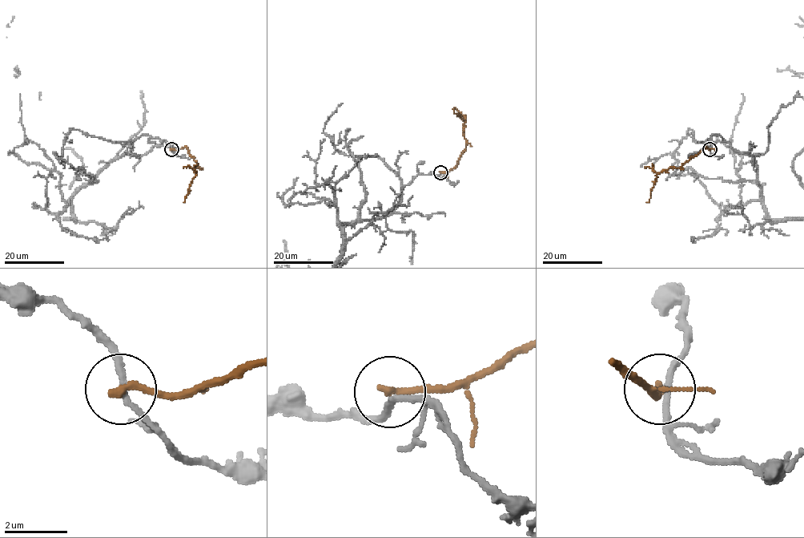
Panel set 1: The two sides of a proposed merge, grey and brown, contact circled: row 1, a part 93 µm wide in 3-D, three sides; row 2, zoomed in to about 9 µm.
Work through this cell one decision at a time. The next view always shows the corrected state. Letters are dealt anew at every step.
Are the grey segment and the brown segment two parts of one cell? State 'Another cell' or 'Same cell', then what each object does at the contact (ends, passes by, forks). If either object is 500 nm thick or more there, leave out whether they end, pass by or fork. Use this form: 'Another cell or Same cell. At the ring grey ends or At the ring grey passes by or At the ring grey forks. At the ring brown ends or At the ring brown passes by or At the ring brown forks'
Another cell. At the ring grey passes by. At the ring brown ends

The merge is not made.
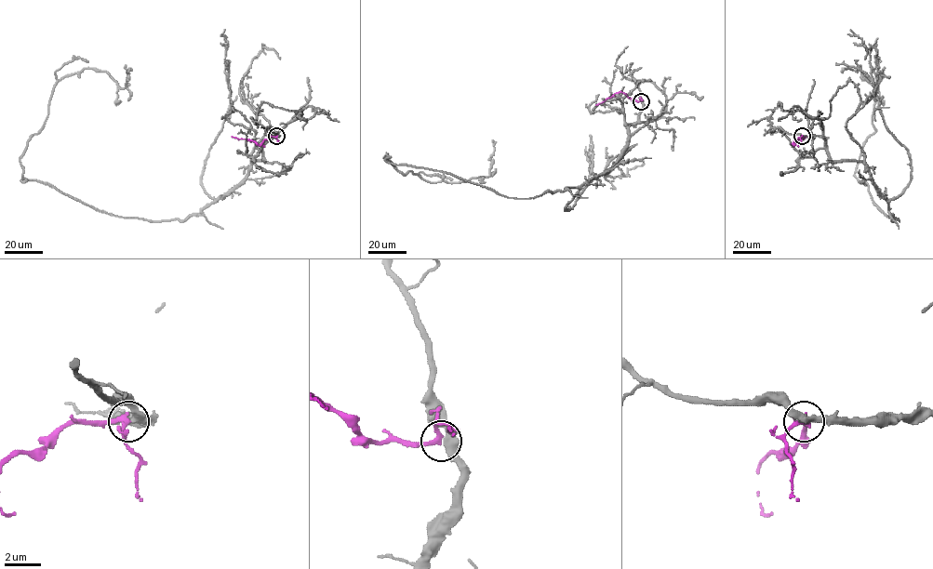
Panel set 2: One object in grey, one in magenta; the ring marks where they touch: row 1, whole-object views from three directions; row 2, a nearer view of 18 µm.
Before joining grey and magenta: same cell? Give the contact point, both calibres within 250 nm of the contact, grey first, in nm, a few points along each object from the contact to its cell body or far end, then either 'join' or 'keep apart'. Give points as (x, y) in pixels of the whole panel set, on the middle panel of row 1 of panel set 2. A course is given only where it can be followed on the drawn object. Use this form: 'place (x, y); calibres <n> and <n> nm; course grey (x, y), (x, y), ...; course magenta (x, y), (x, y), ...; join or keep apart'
place (641, 101); calibres 400 and 240 nm; course grey (641, 100), (611, 168), (533, 198), (383, 158), (404, 174), (456, 183), (489, 175), (491, 139); course magenta (641, 100), (633, 100), (620, 92), (595, 105); join

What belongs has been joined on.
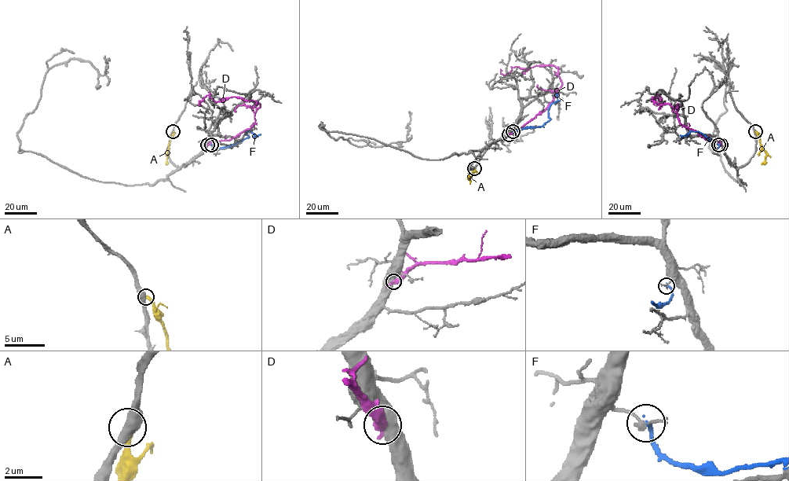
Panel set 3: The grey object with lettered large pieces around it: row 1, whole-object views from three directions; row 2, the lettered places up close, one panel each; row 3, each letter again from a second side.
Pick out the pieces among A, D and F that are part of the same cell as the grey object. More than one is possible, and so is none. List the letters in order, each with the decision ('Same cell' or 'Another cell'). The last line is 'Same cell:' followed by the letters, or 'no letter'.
A: Another cell
D: Another cell
F: Another cell
Same cell: no letter

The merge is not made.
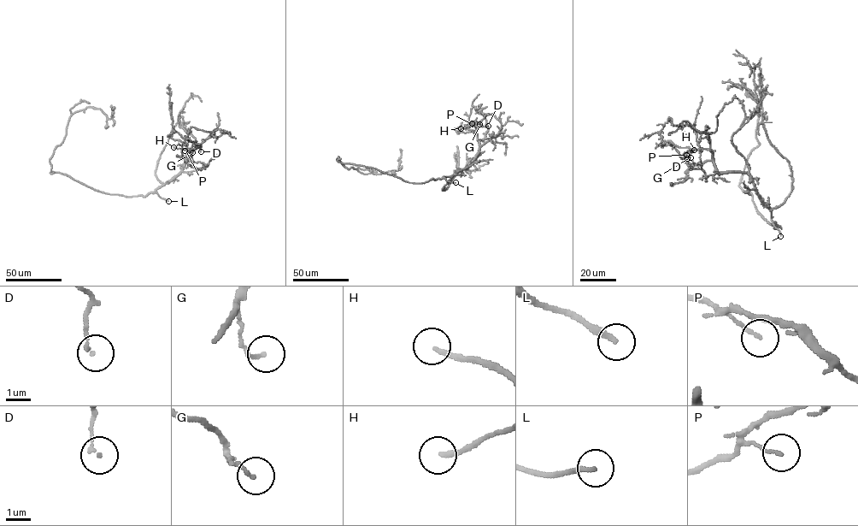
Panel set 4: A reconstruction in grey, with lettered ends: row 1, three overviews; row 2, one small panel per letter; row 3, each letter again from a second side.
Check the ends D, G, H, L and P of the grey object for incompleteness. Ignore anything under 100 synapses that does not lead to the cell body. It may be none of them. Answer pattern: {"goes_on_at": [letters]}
{"goes_on_at": ["L"]}

